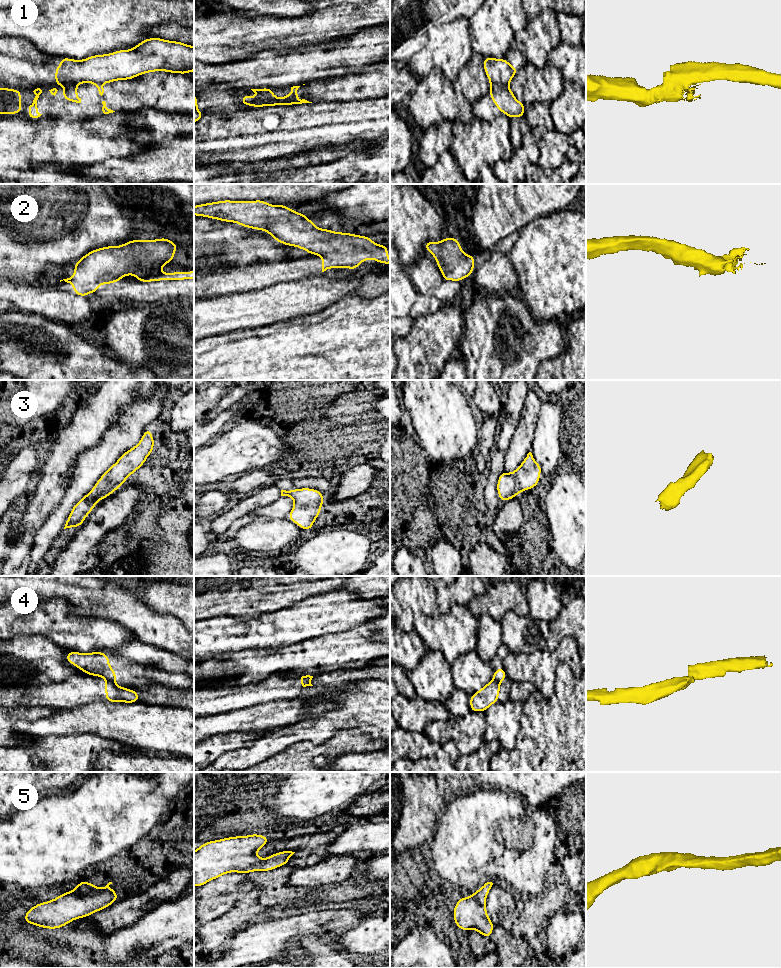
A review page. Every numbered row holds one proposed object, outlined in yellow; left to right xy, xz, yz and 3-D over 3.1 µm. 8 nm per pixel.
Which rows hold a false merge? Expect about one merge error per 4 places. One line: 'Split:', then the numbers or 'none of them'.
Split: 1, 4

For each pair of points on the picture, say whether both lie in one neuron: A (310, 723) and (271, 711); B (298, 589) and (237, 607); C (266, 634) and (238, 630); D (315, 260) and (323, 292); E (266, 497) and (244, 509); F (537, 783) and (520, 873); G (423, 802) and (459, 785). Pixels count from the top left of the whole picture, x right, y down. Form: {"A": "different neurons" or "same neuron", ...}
{"A": "different neurons", "B": "same neuron", "C": "same neuron", "D": "different neurons", "E": "same neuron", "F": "different neurons", "G": "same neuron"}

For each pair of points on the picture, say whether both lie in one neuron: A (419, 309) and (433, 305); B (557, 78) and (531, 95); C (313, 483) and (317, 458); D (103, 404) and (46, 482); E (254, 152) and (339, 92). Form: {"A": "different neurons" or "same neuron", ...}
{"A": "same neuron", "B": "same neuron", "C": "different neurons", "D": "same neuron", "E": "different neurons"}

